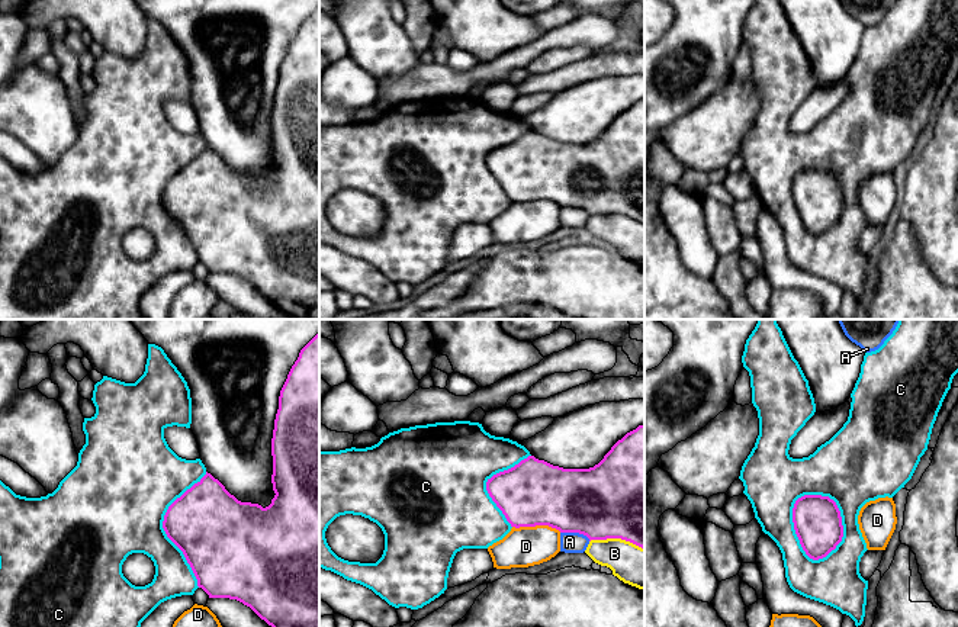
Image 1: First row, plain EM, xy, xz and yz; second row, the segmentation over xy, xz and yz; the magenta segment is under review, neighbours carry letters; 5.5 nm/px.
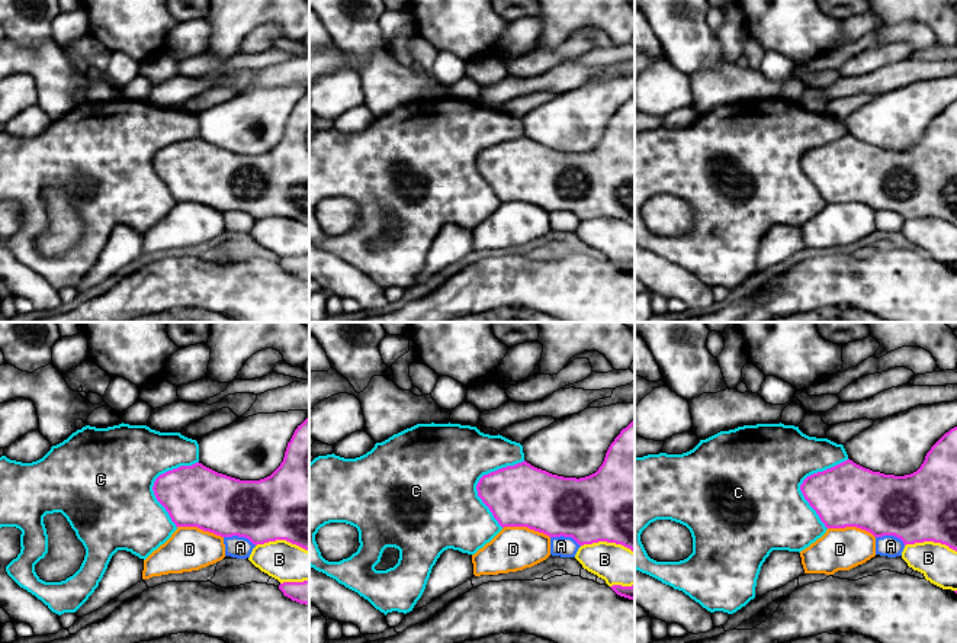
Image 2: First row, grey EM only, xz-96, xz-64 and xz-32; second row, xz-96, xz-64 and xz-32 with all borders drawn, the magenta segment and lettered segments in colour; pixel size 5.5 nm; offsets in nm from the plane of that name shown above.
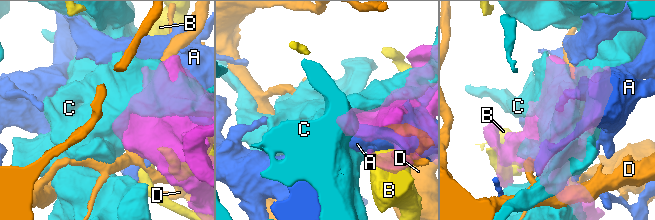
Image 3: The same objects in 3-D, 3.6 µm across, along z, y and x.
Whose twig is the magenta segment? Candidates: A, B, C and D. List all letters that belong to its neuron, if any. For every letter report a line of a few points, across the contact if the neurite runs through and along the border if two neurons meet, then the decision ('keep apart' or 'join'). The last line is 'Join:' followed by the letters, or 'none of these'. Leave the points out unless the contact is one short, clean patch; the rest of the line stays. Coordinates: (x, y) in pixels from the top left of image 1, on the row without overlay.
A: keep apart
B: keep apart
C: join
D: keep apart
Join: C

